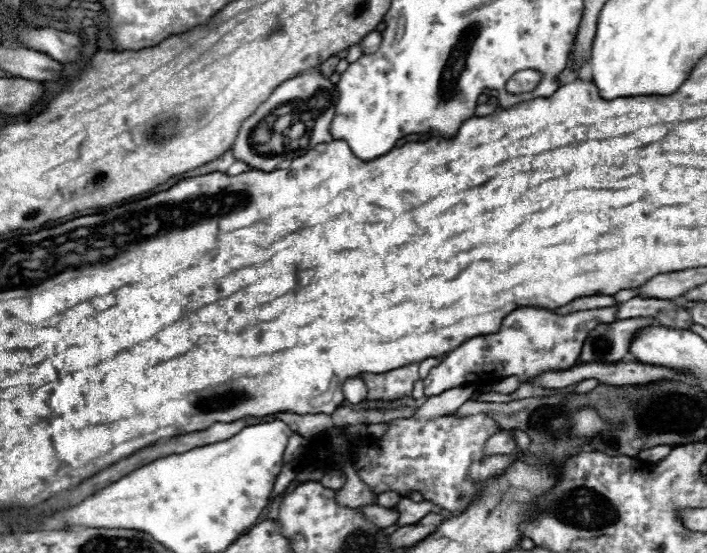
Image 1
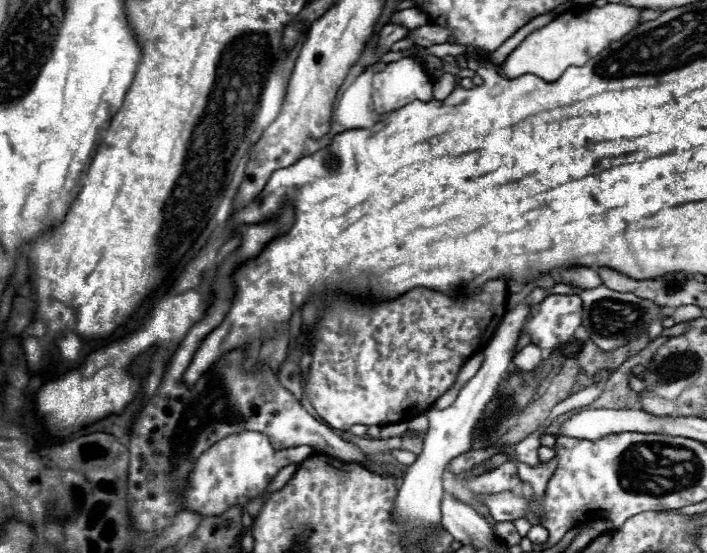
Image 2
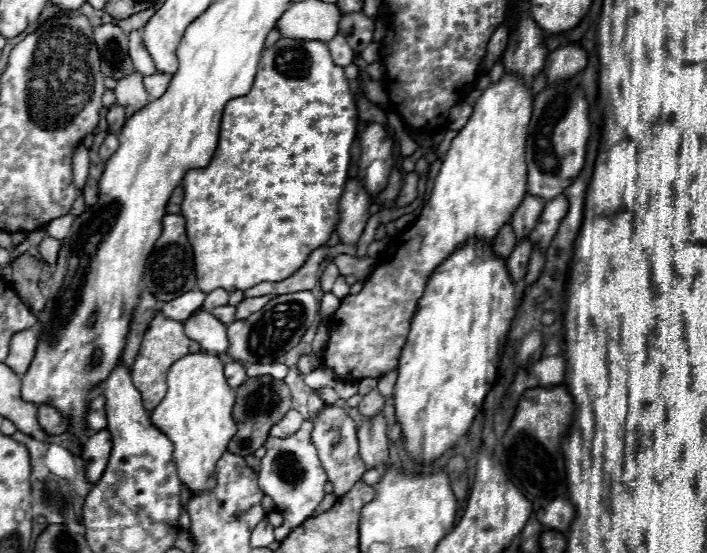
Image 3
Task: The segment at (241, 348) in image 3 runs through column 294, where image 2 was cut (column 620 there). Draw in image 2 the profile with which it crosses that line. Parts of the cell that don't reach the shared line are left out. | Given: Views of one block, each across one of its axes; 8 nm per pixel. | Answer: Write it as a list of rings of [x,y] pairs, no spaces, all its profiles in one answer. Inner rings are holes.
[[[600,284],[598,288],[580,292],[584,310],[582,310],[582,326],[588,330],[590,340],[602,350],[614,350],[626,346],[632,338],[636,338],[642,330],[648,328],[650,320],[662,320],[668,312],[656,306],[650,300],[642,300],[630,292],[614,292]]]

